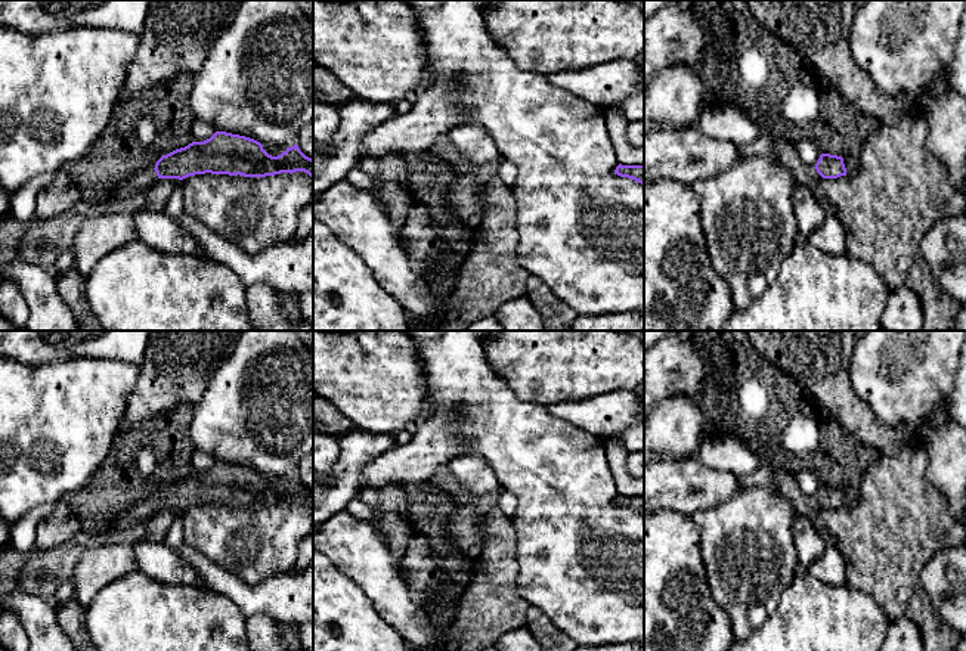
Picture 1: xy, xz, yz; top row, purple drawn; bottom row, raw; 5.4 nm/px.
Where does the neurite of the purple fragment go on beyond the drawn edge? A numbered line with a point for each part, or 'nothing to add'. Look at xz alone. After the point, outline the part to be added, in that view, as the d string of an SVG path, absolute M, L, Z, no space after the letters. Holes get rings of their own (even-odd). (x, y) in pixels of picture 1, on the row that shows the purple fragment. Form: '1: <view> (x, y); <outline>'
nothing to add

